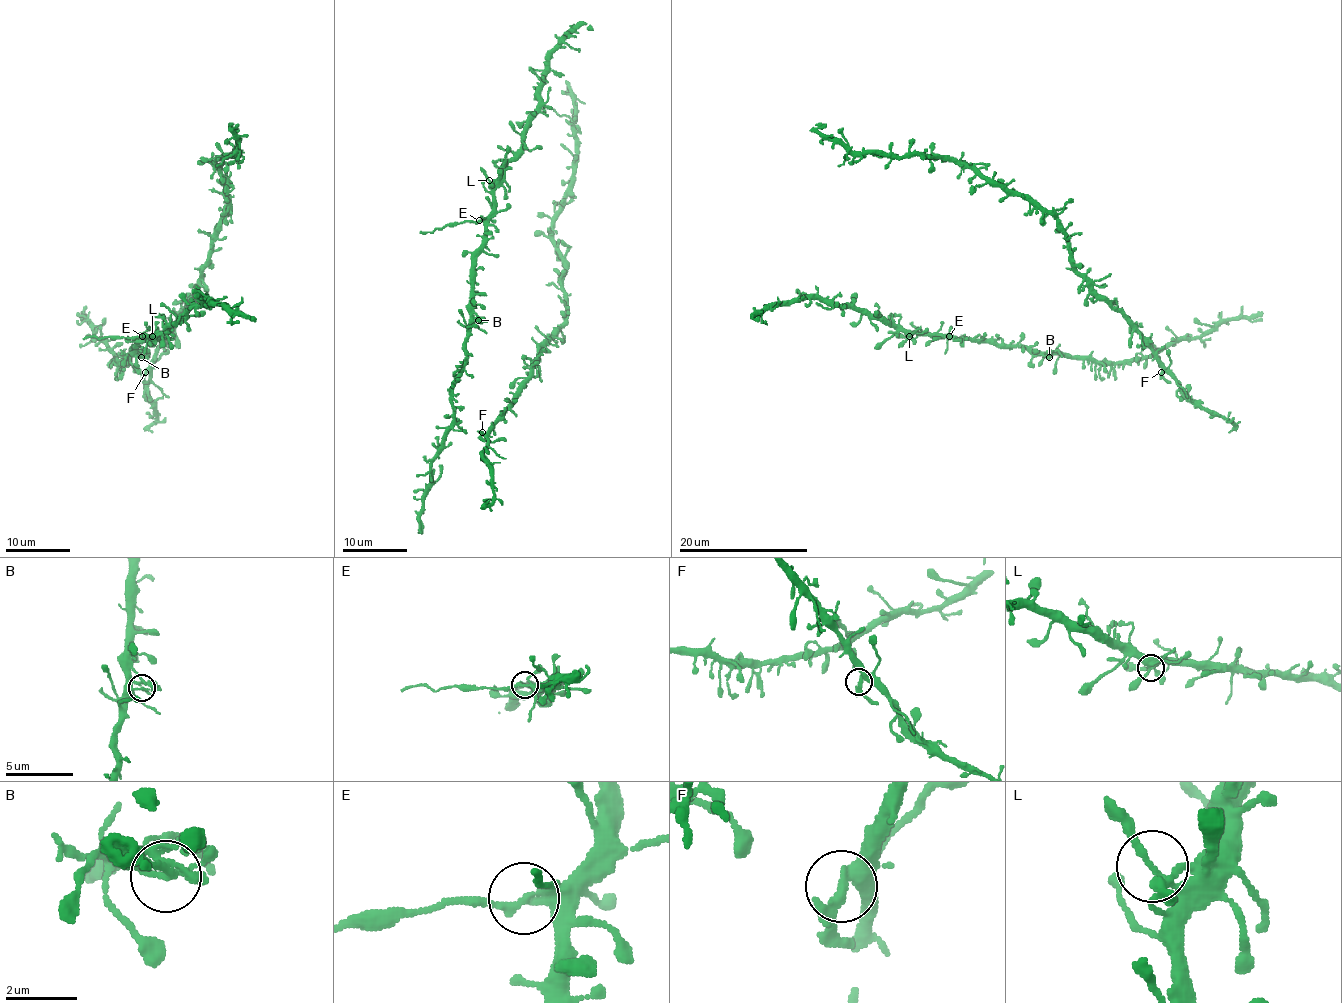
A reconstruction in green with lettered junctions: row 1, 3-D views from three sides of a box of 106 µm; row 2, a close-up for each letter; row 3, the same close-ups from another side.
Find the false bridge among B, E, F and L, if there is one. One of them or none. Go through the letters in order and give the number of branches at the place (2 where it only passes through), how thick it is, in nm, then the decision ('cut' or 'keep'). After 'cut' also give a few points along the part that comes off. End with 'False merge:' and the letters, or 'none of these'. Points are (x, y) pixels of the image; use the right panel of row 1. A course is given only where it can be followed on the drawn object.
B: 4 branches meet; 130 nm thick; keep
E: 4 branches meet; 220 nm thick; cut; foreign part runs (949, 336), (962, 338)
F: 4 branches meet; 260 nm thick; keep
L: 4 branches meet; 200 nm thick; keep
False merge: E

